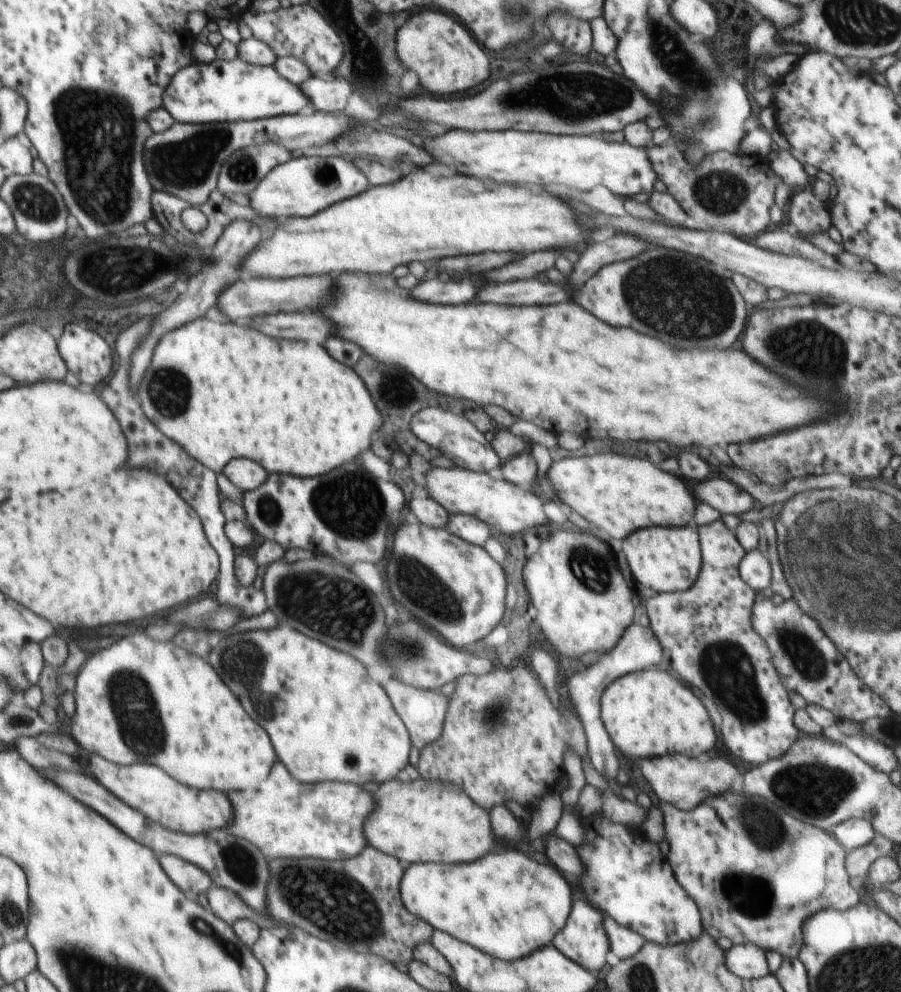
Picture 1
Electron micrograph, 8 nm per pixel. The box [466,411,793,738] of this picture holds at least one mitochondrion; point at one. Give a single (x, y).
(725, 668)

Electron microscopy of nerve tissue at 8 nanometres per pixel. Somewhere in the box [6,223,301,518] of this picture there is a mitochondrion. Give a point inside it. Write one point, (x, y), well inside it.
(111, 268)

